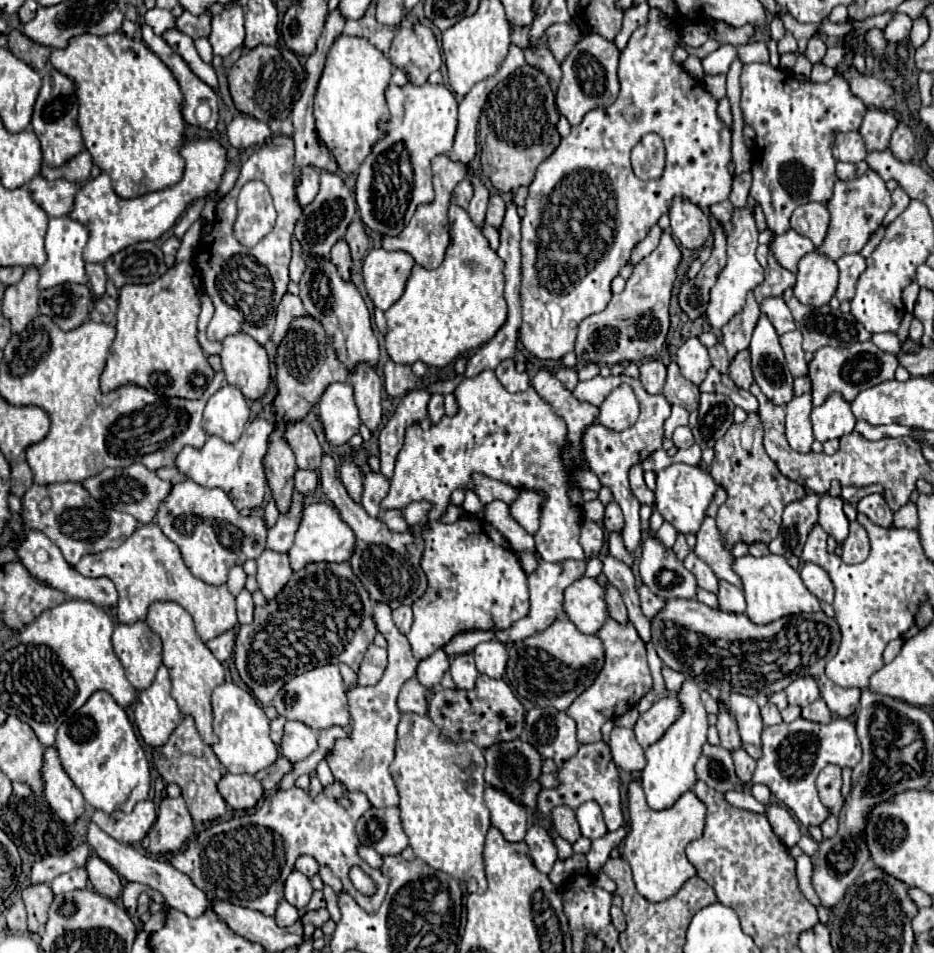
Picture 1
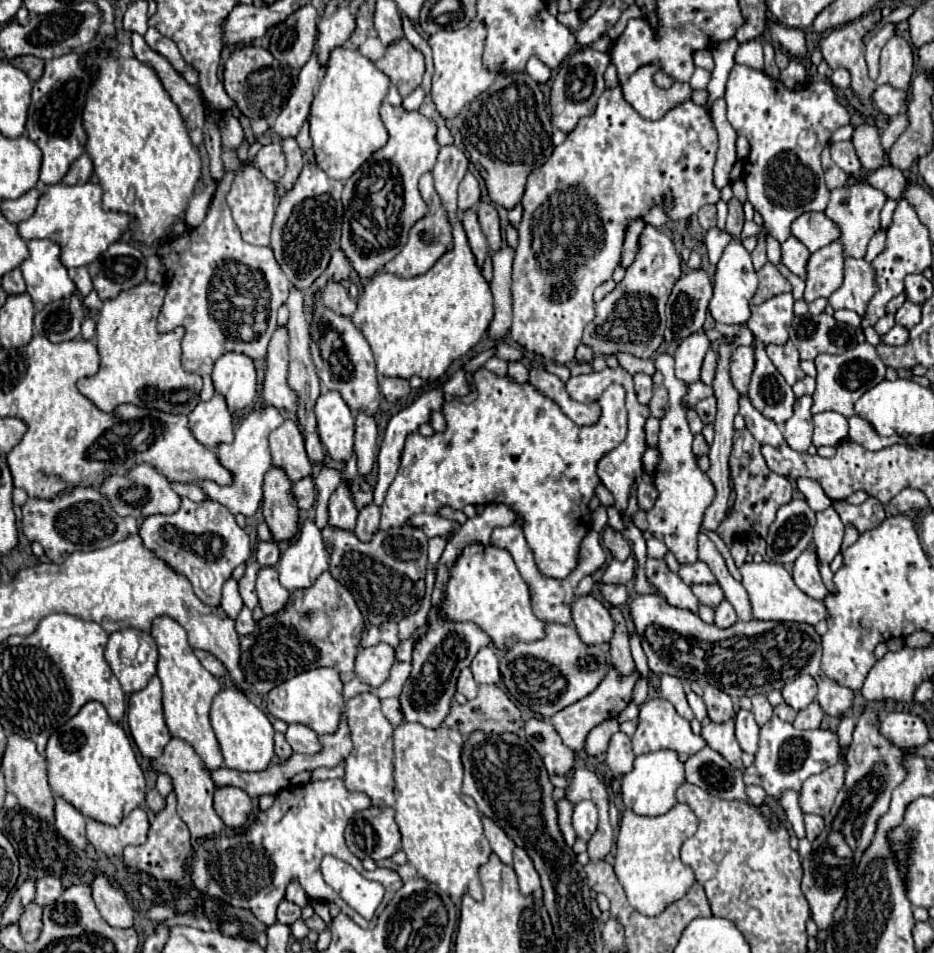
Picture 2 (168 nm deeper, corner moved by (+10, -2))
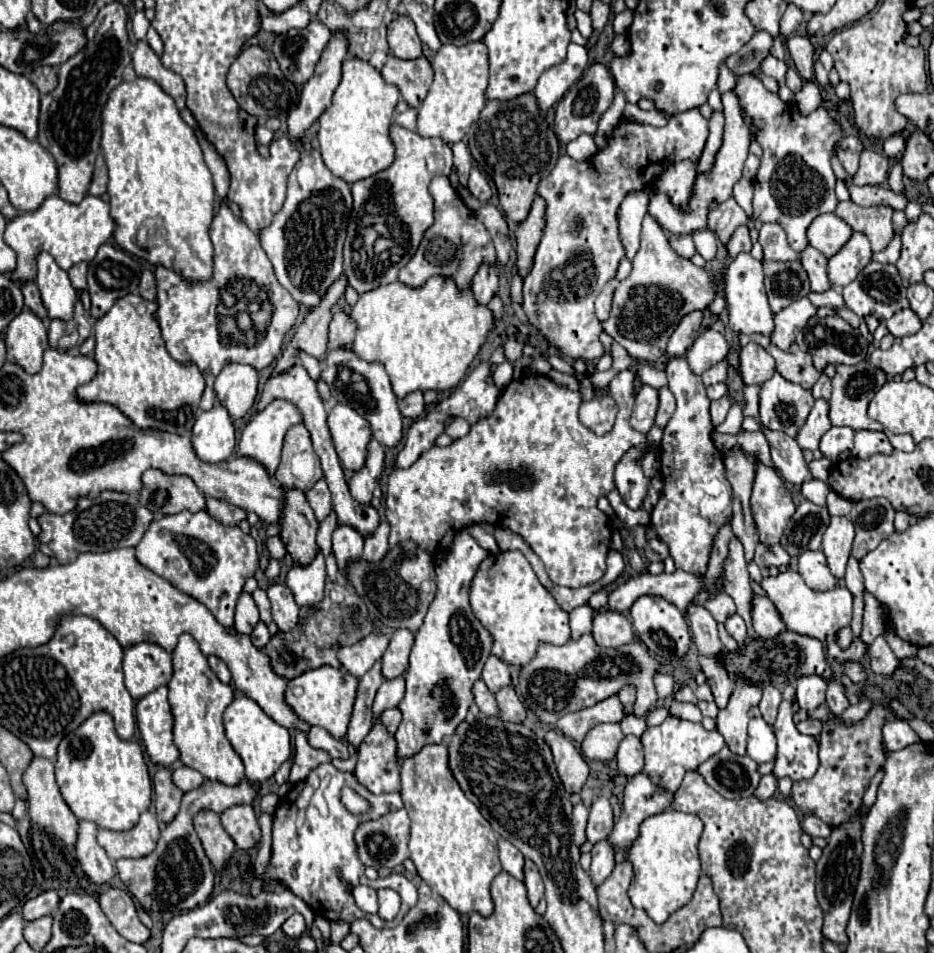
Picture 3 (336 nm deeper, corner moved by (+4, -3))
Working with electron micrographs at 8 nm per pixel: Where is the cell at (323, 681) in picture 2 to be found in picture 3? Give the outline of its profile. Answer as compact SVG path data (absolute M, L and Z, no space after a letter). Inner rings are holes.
M318 667L292 679L286 687L284 697L286 697L286 705L296 713L300 721L308 725L320 725L330 735L334 735L334 739L344 739L352 715L356 687L358 687L358 679L348 671L334 669L334 667Z

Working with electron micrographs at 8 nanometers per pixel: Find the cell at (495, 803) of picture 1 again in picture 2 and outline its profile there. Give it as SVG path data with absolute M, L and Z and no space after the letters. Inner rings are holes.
M482 818L484 822L484 834L492 846L492 852L504 862L504 864L512 864L512 852L514 852L514 842L496 826L496 822L492 822L490 818Z

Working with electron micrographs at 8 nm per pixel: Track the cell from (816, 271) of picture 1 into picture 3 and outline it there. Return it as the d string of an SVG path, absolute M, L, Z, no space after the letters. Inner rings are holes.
M854 233L850 241L828 259L828 279L834 287L846 287L870 263L870 241L862 233Z

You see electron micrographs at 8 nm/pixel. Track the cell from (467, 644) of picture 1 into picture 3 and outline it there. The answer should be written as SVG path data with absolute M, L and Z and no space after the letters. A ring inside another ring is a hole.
M464 531L454 535L450 547L438 553L436 559L436 597L426 613L426 619L416 635L410 667L406 671L406 695L400 701L402 723L396 731L398 757L410 757L428 743L440 743L450 737L464 721L468 707L474 701L472 683L480 679L482 665L492 651L492 635L474 617L468 603L470 581L486 557L486 549Z

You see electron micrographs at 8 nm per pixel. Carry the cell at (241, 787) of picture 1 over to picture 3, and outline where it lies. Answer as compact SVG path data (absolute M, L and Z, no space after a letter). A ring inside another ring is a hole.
M234 805L222 811L222 825L234 843L248 851L260 841L260 825L252 805Z

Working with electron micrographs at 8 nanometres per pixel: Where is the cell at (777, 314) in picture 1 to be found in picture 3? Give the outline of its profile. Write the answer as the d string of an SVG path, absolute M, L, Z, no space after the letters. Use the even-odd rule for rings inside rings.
M798 299L798 303L792 303L790 307L774 313L774 331L770 335L772 345L786 351L794 343L798 331L802 331L802 327L814 313L816 307L808 299Z

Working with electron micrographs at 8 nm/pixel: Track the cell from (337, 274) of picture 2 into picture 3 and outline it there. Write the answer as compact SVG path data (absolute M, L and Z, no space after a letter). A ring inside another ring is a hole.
M342 273L332 285L330 291L326 291L326 295L322 295L318 307L312 307L310 313L306 315L306 319L302 321L302 325L298 325L290 345L284 349L274 373L280 373L288 367L292 367L298 361L296 355L296 347L300 347L302 351L310 353L312 357L316 357L318 361L324 359L324 353L328 349L328 323L332 317L332 305L338 303L338 299L344 295L348 283L346 283L346 275Z

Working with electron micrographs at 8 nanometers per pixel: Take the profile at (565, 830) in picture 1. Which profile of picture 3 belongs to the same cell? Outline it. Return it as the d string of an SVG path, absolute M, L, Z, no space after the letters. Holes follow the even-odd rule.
M584 803L574 805L574 811L572 811L572 827L574 827L574 843L576 845L582 845L586 841L586 835L584 835L586 819L588 819L588 809L584 807Z

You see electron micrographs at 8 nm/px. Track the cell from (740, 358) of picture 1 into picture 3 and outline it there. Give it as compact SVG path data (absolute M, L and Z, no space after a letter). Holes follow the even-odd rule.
M748 343L740 349L740 375L744 385L760 385L774 373L774 359L764 347Z

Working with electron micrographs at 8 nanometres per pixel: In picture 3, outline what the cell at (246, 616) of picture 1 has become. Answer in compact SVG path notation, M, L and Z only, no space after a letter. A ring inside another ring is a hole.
M258 621L258 625L254 627L254 631L252 631L252 643L260 649L260 647L264 647L266 643L268 643L268 639L270 639L270 633L268 633L268 629L266 629L266 623L264 621Z

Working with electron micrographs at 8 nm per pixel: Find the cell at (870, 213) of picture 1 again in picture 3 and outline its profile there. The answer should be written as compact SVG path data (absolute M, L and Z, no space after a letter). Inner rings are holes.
M840 201L834 213L840 219L844 219L854 231L864 233L870 239L872 253L882 251L894 235L894 229L892 229L894 209L888 205L860 207L854 201Z

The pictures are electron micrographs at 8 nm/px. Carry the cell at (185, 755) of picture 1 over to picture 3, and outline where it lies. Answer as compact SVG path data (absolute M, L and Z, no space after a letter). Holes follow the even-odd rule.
M198 811L194 817L194 829L204 845L208 859L216 869L220 869L236 849L234 841L220 823L220 815L214 811Z

